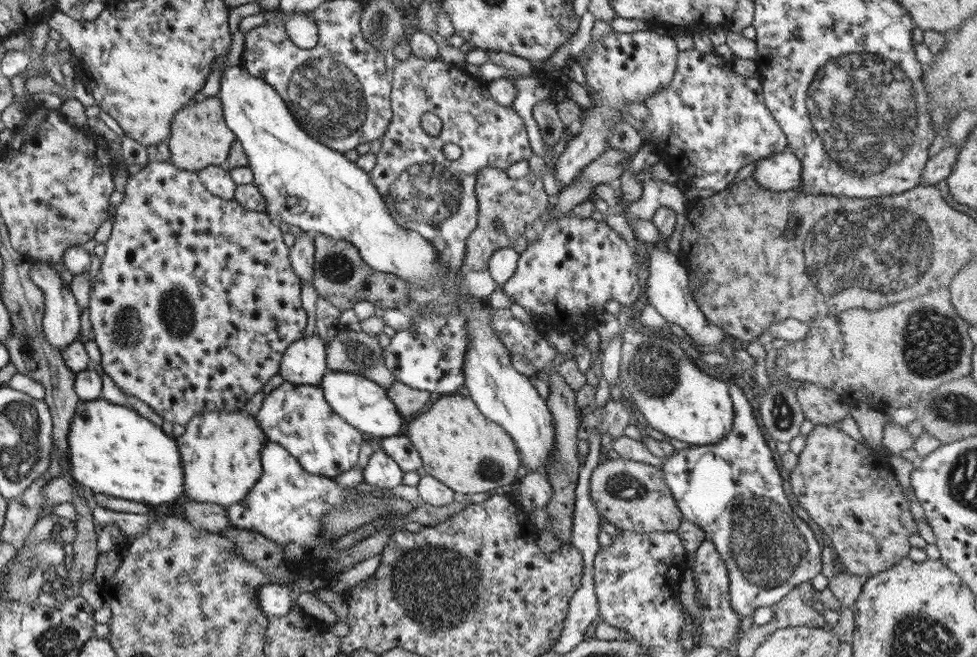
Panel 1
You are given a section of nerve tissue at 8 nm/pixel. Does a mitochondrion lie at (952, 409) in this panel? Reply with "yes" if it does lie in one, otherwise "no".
yes

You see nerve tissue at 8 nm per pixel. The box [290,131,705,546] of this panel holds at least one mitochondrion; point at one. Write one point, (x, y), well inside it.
(425, 193)

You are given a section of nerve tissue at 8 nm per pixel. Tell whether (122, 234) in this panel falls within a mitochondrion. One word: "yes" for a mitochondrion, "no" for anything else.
no

